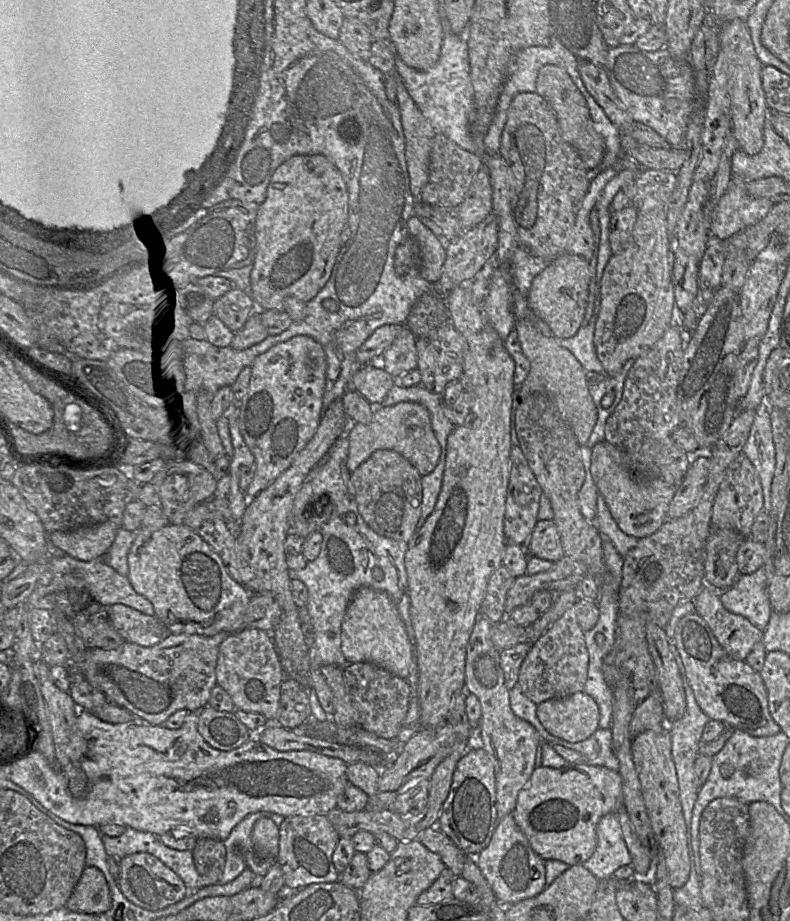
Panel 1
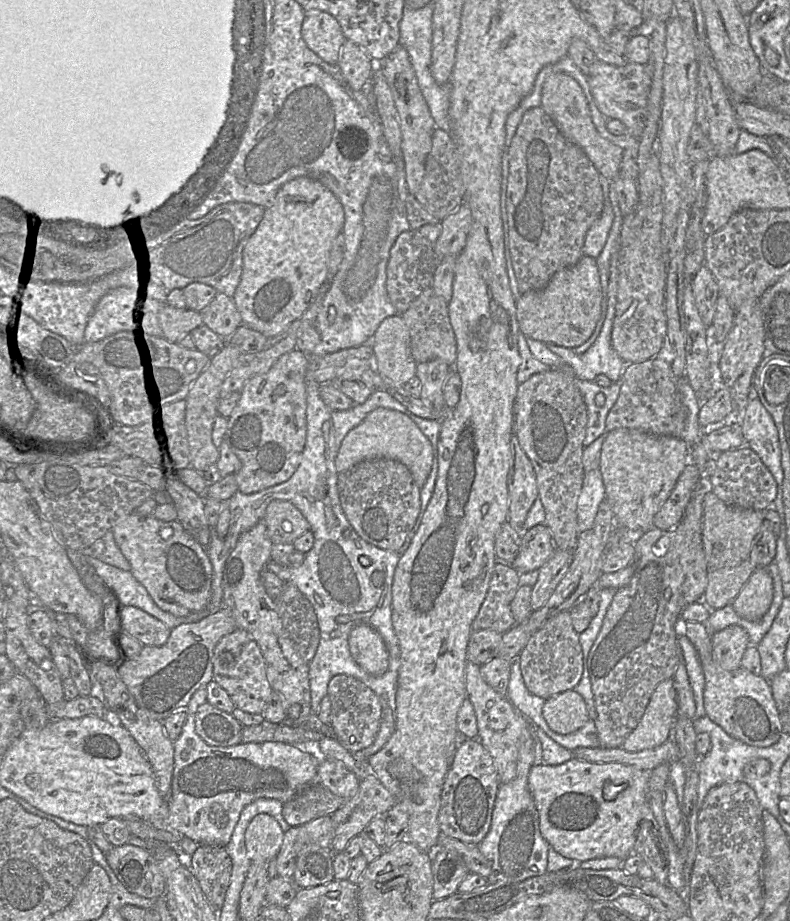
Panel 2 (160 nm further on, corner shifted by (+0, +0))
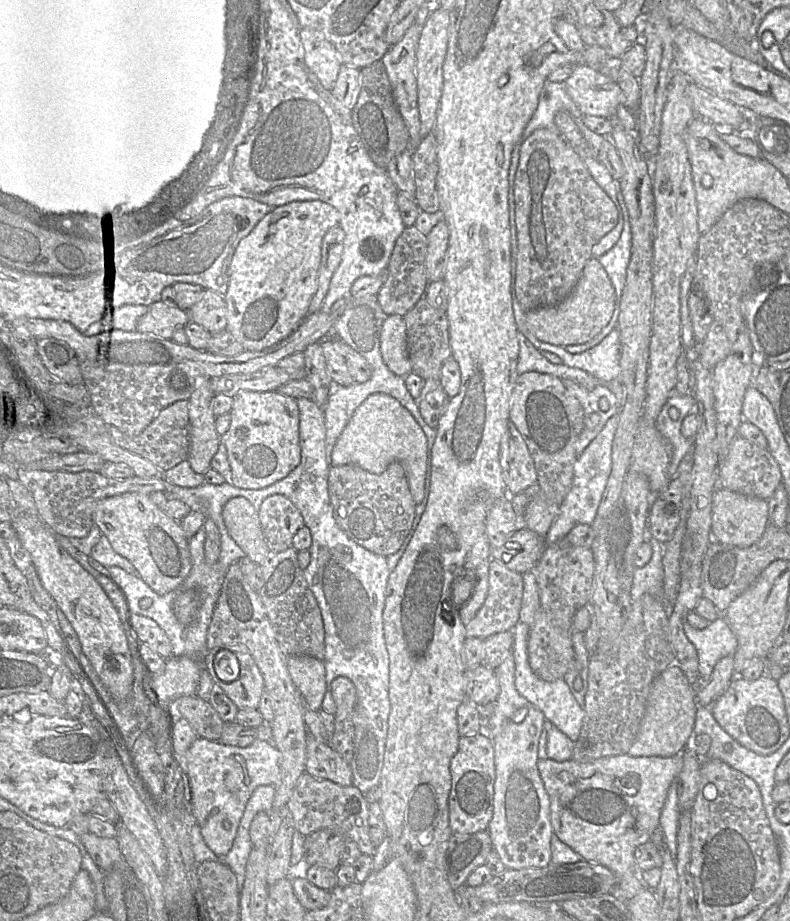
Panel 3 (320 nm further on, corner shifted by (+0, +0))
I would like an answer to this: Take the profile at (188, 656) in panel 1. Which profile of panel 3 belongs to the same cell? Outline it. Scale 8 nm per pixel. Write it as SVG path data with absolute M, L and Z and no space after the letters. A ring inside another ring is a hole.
M171 656L166 659L162 672L152 673L152 690L158 700L170 705L181 696L196 693L201 663L189 656Z

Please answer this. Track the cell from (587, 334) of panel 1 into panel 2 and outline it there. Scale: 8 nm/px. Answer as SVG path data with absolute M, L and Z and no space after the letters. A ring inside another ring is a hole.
M619 251L617 253L613 253L611 257L609 281L608 281L608 288L606 293L607 312L606 312L606 316L605 316L605 320L601 332L597 337L596 341L594 342L594 344L590 348L588 348L584 353L577 354L571 348L560 346L555 343L546 343L548 348L553 353L555 353L555 355L560 357L563 360L565 365L568 365L572 369L576 378L594 381L597 375L604 374L612 382L616 382L623 376L626 367L628 365L613 349L612 341L611 341L611 331L612 331L613 321L615 318L615 306L617 302L616 295L617 295L618 278L619 278L618 255L619 255Z

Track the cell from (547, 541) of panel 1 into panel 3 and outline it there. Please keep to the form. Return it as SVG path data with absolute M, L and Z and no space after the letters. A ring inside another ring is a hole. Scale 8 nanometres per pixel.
M519 528L503 545L492 548L491 559L522 575L534 569L545 547L545 538L528 528Z

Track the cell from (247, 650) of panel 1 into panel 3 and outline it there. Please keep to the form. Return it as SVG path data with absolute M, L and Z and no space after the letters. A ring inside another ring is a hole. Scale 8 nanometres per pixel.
M229 643L216 646L203 655L203 665L212 681L222 688L238 709L258 708L264 691L264 680L246 645ZM222 649L228 649L233 652L239 662L239 676L230 682L221 680L214 671L213 659Z

